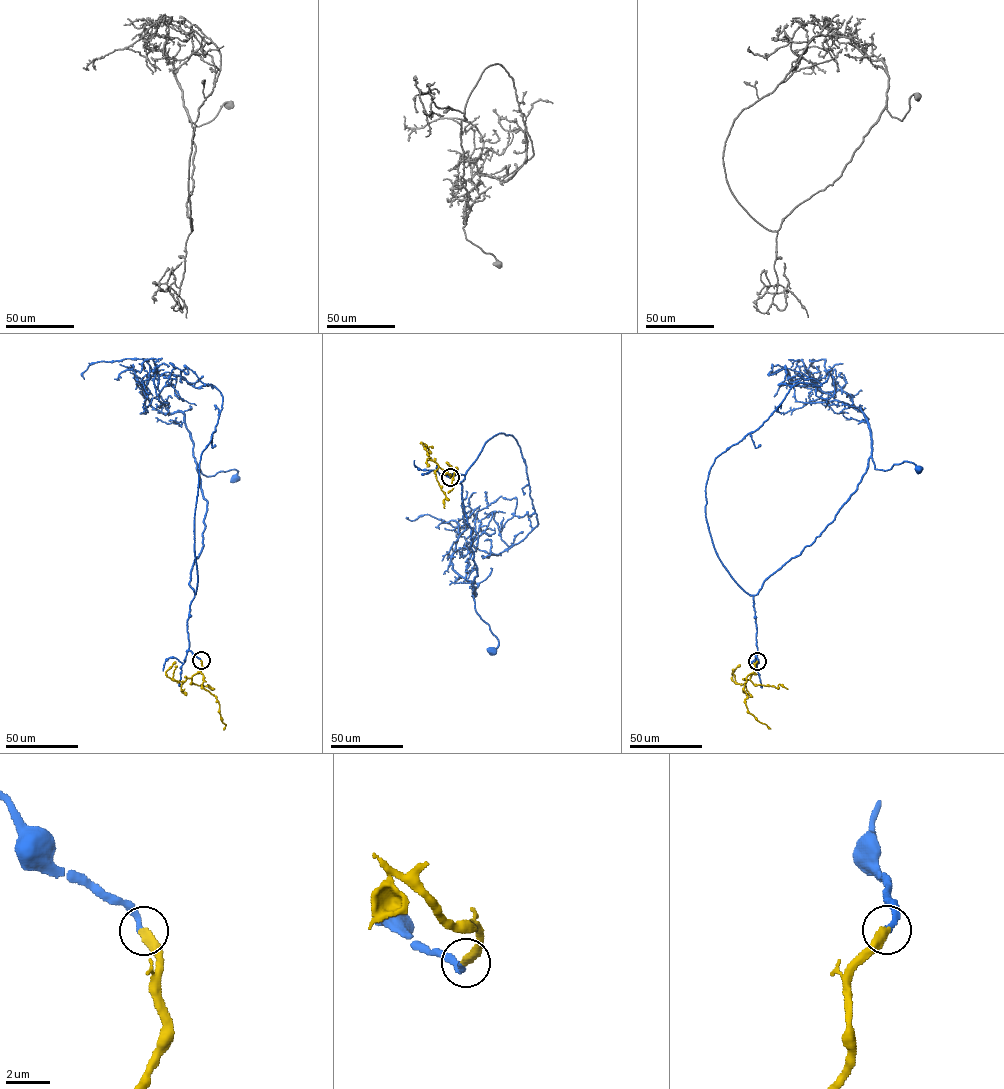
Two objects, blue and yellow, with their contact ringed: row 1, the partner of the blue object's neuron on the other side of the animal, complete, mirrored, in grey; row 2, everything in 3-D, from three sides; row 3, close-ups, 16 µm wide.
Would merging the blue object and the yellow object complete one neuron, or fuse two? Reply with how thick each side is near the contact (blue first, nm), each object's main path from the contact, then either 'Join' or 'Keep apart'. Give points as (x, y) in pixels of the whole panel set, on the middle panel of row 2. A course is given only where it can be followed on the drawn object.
Thickness 240 nm (blue) against 440 nm. Course of blue: (450, 477), (465, 478), (463, 503), (478, 574), (472, 595), (476, 613), (498, 640), (493, 652). Course of yellow: (450, 477), (447, 463), (457, 468), (452, 480), (453, 488), (448, 493). Join

